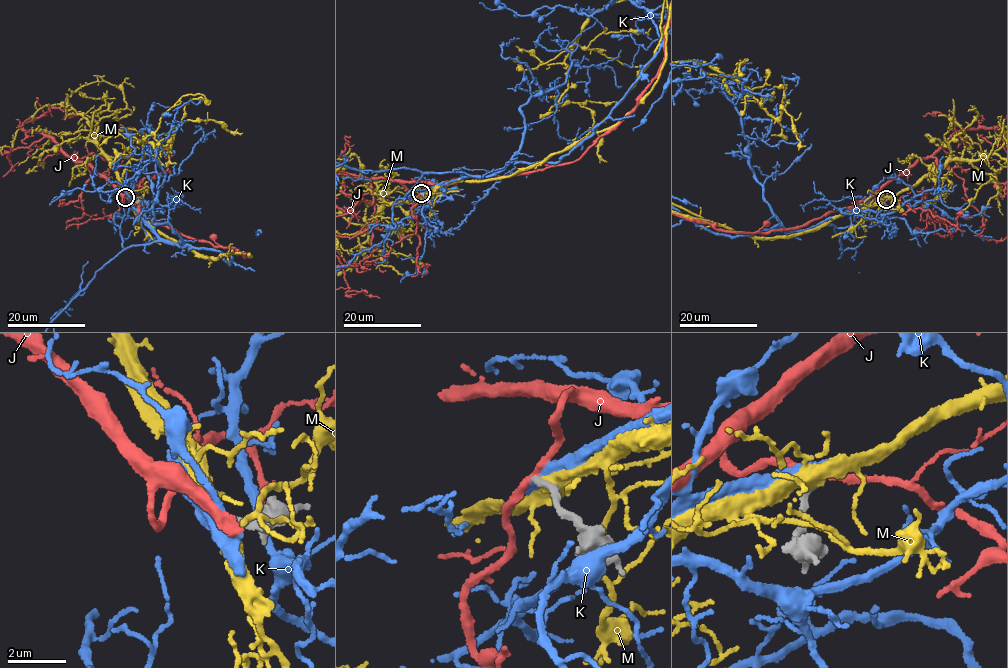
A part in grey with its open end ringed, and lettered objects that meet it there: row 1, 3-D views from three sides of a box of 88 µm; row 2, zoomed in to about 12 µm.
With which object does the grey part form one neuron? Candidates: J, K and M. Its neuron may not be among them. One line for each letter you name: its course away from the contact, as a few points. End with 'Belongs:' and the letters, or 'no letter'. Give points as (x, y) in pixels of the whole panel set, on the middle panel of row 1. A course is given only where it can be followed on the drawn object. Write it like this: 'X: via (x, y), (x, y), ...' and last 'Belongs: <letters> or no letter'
Belongs: no letter

